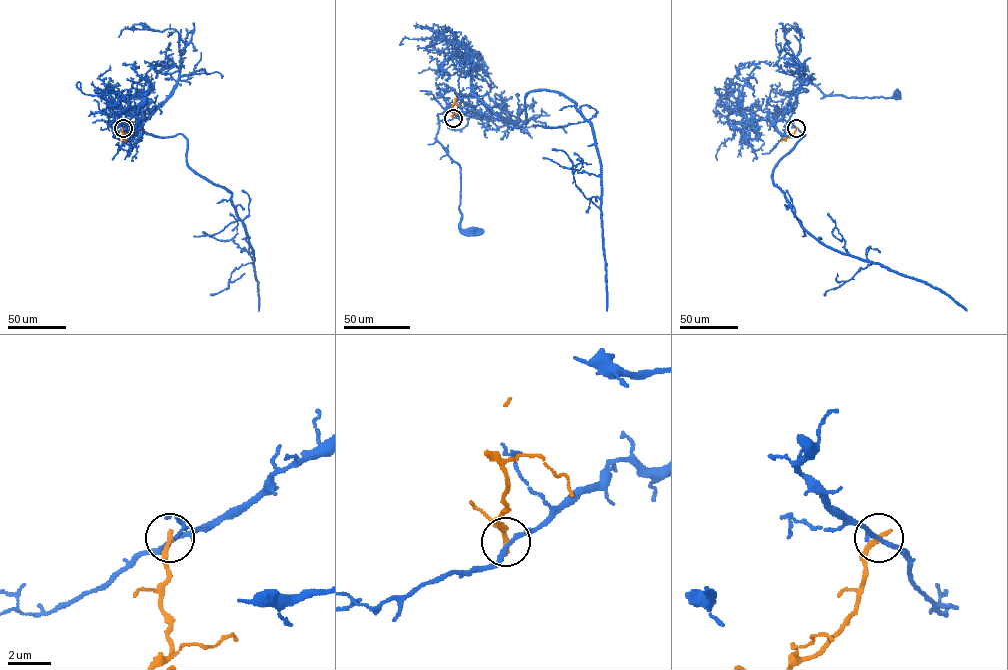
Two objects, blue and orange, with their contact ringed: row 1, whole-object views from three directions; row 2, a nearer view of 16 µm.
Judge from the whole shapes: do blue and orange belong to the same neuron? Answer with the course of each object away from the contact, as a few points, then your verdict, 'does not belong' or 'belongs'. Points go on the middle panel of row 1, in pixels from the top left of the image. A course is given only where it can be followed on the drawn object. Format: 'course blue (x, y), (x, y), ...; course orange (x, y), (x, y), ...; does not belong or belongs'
course blue (453, 118), (473, 109), (478, 99), (468, 94), (438, 114), (436, 137), (460, 167), (460, 228), (471, 232); course orange (453, 118), (456, 98); does not belong

